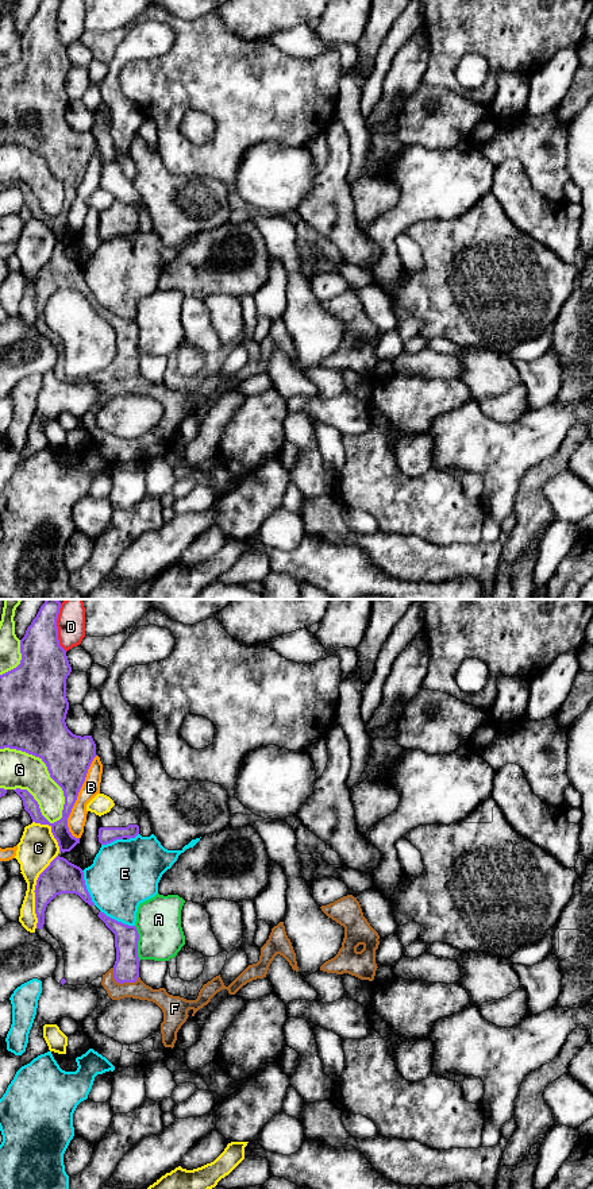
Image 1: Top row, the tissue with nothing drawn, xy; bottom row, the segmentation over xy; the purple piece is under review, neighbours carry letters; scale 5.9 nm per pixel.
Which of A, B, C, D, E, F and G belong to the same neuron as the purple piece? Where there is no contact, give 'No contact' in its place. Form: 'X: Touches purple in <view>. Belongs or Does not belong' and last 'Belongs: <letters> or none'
A: Touches purple in xy. Does not belong
B: Touches purple in xy. Does not belong
C: Touches purple in xy. Does not belong
D: Touches purple in xy. Does not belong
E: Touches purple in xy. Does not belong
F: Touches purple in xy. Belongs
G: Touches purple in xy. Does not belong
Belongs: F

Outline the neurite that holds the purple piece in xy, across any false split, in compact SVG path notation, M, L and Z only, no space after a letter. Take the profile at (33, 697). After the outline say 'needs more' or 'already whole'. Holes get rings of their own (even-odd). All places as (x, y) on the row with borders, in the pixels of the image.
M46 599L20 640L20 664L0 675L0 749L39 757L62 788L62 818L50 823L27 790L14 790L32 822L49 825L59 852L70 852L80 838L72 835L68 818L96 754L92 736L76 736L66 726L66 679L72 672L59 645L58 599Z; already whole

